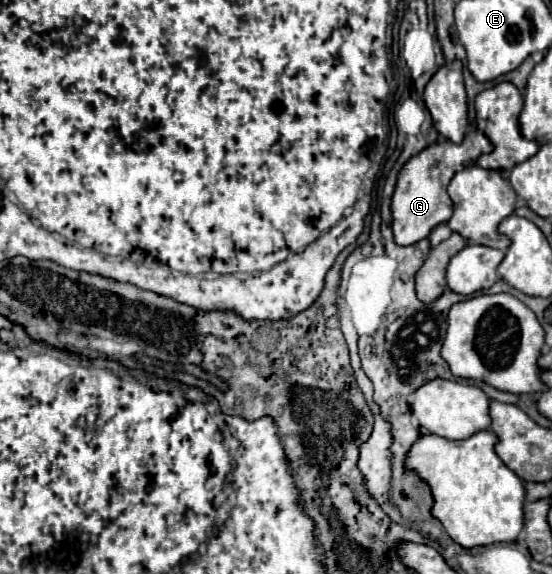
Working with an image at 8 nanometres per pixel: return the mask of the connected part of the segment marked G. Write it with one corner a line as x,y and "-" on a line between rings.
469,132
461,144
447,142
435,142
415,154
399,172
397,188
391,200
391,212
393,212
393,234
395,242
401,246
415,244
429,236
429,232
451,218
453,204
447,194
447,186
451,178
465,166
473,166
481,154
487,154
493,150
493,144
485,138
483,132

